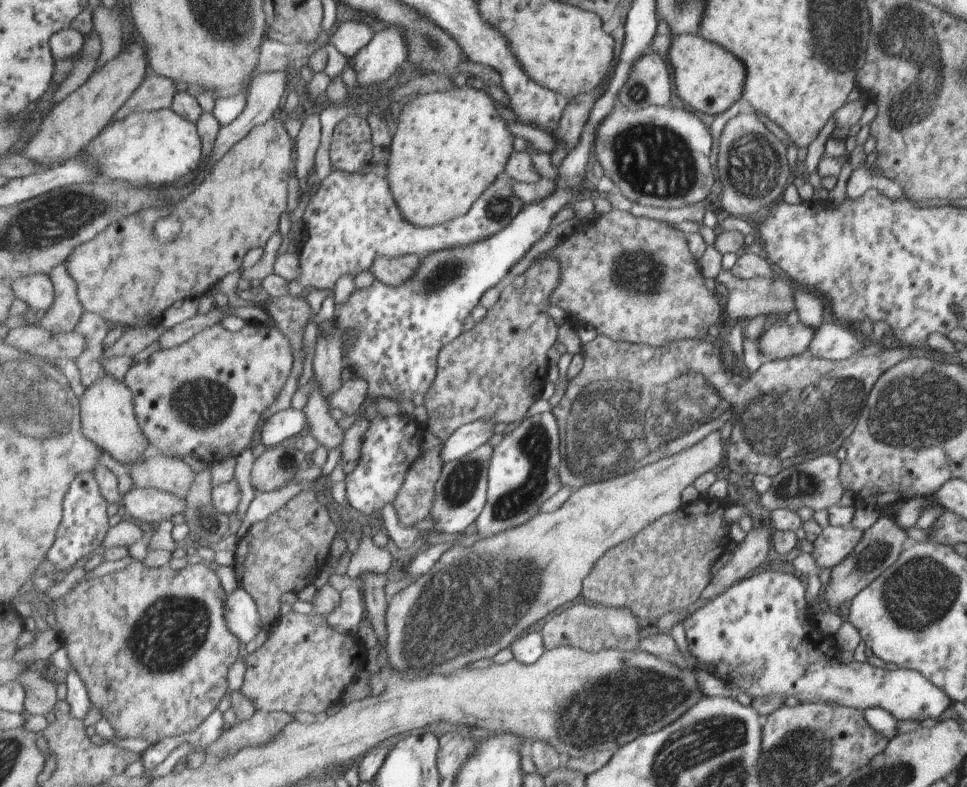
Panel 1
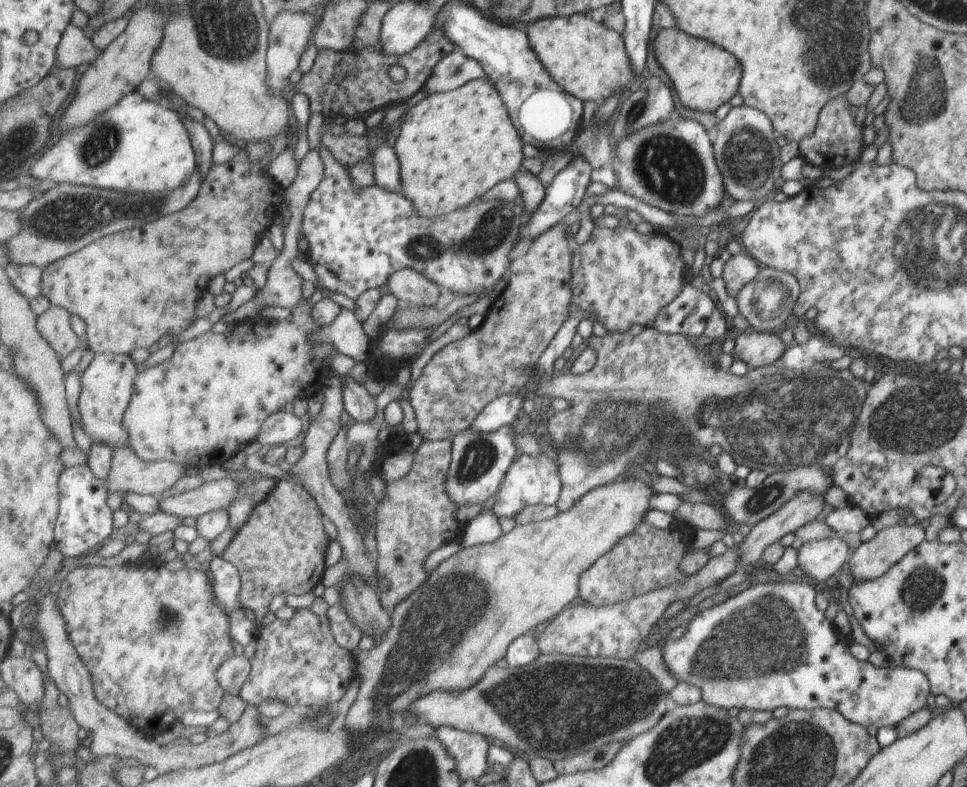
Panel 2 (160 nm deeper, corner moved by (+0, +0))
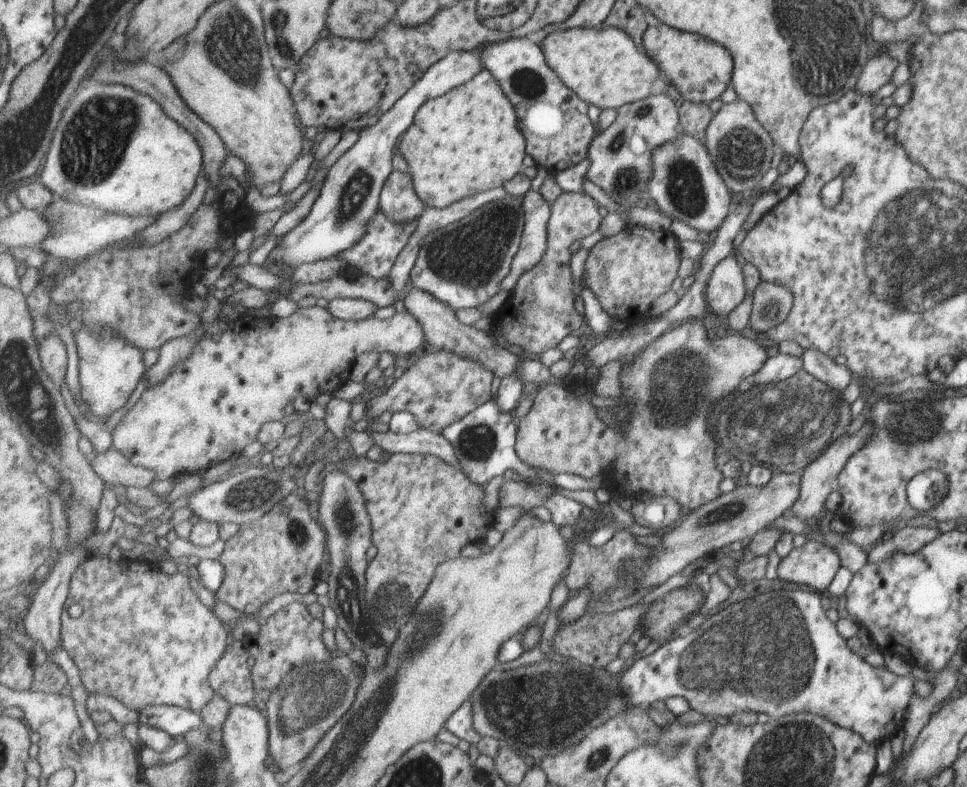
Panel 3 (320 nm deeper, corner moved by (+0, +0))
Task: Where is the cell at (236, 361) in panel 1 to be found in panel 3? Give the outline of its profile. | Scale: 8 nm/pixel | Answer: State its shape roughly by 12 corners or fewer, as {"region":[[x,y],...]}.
{"region":[[297,309],[207,336],[113,430],[156,480],[235,460],[362,354],[426,342],[409,310]]}

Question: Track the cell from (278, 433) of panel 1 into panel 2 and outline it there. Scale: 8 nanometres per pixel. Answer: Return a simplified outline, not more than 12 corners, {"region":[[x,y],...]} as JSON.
{"region":[[293,411],[266,420],[257,440],[272,448],[297,438],[303,422]]}

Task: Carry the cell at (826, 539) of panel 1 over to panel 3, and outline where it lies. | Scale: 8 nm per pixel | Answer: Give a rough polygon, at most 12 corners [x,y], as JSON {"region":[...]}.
{"region":[[821,540],[793,547],[776,568],[785,582],[826,592],[840,557]]}

